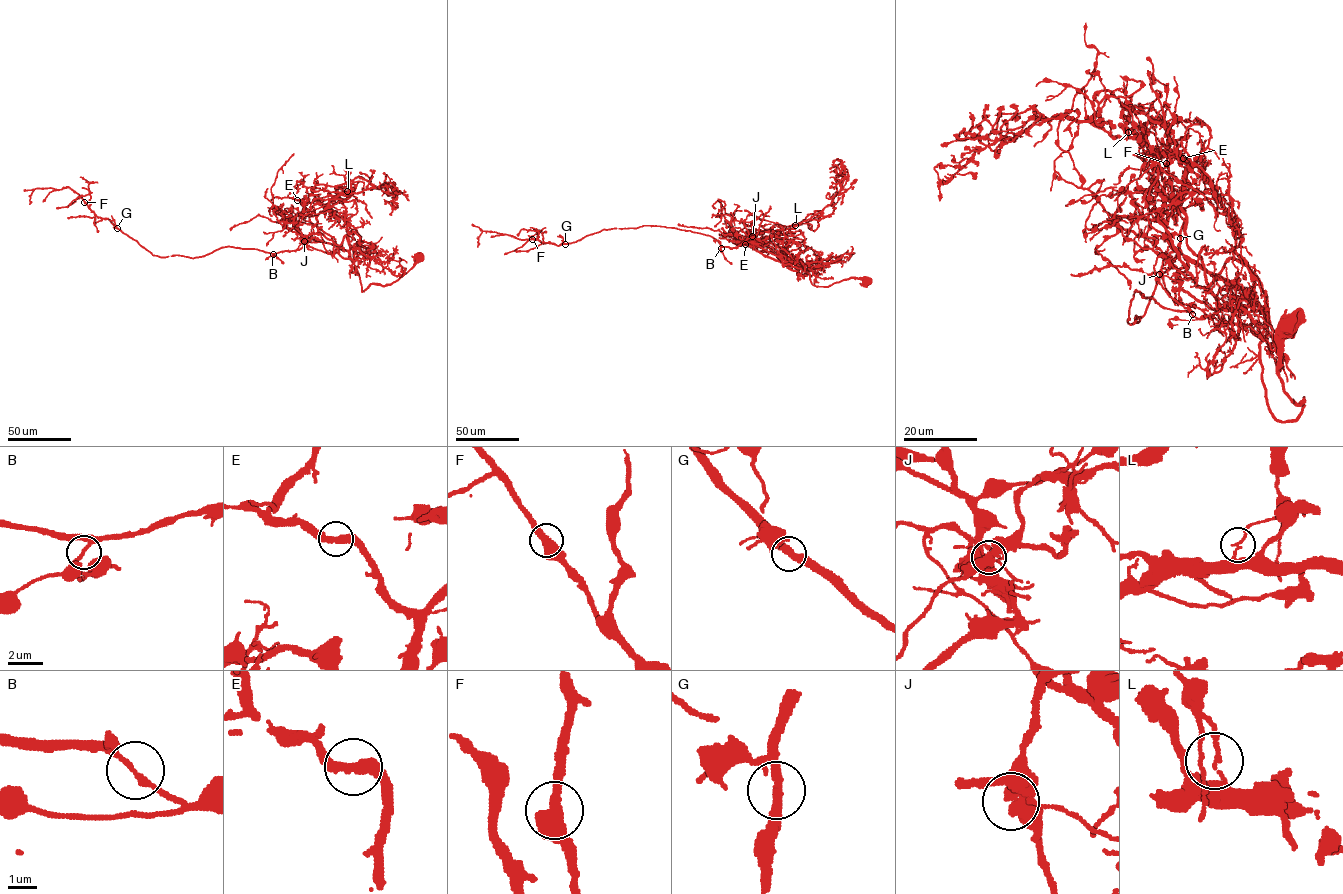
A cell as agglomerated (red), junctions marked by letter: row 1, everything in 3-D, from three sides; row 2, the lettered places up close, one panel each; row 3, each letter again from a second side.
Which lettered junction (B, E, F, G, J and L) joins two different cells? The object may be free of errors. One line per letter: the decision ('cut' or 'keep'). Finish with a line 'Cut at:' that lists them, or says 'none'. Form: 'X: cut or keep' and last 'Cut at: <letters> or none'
B: keep
E: keep
F: keep
G: keep
J: keep
L: cut
Cut at: L

